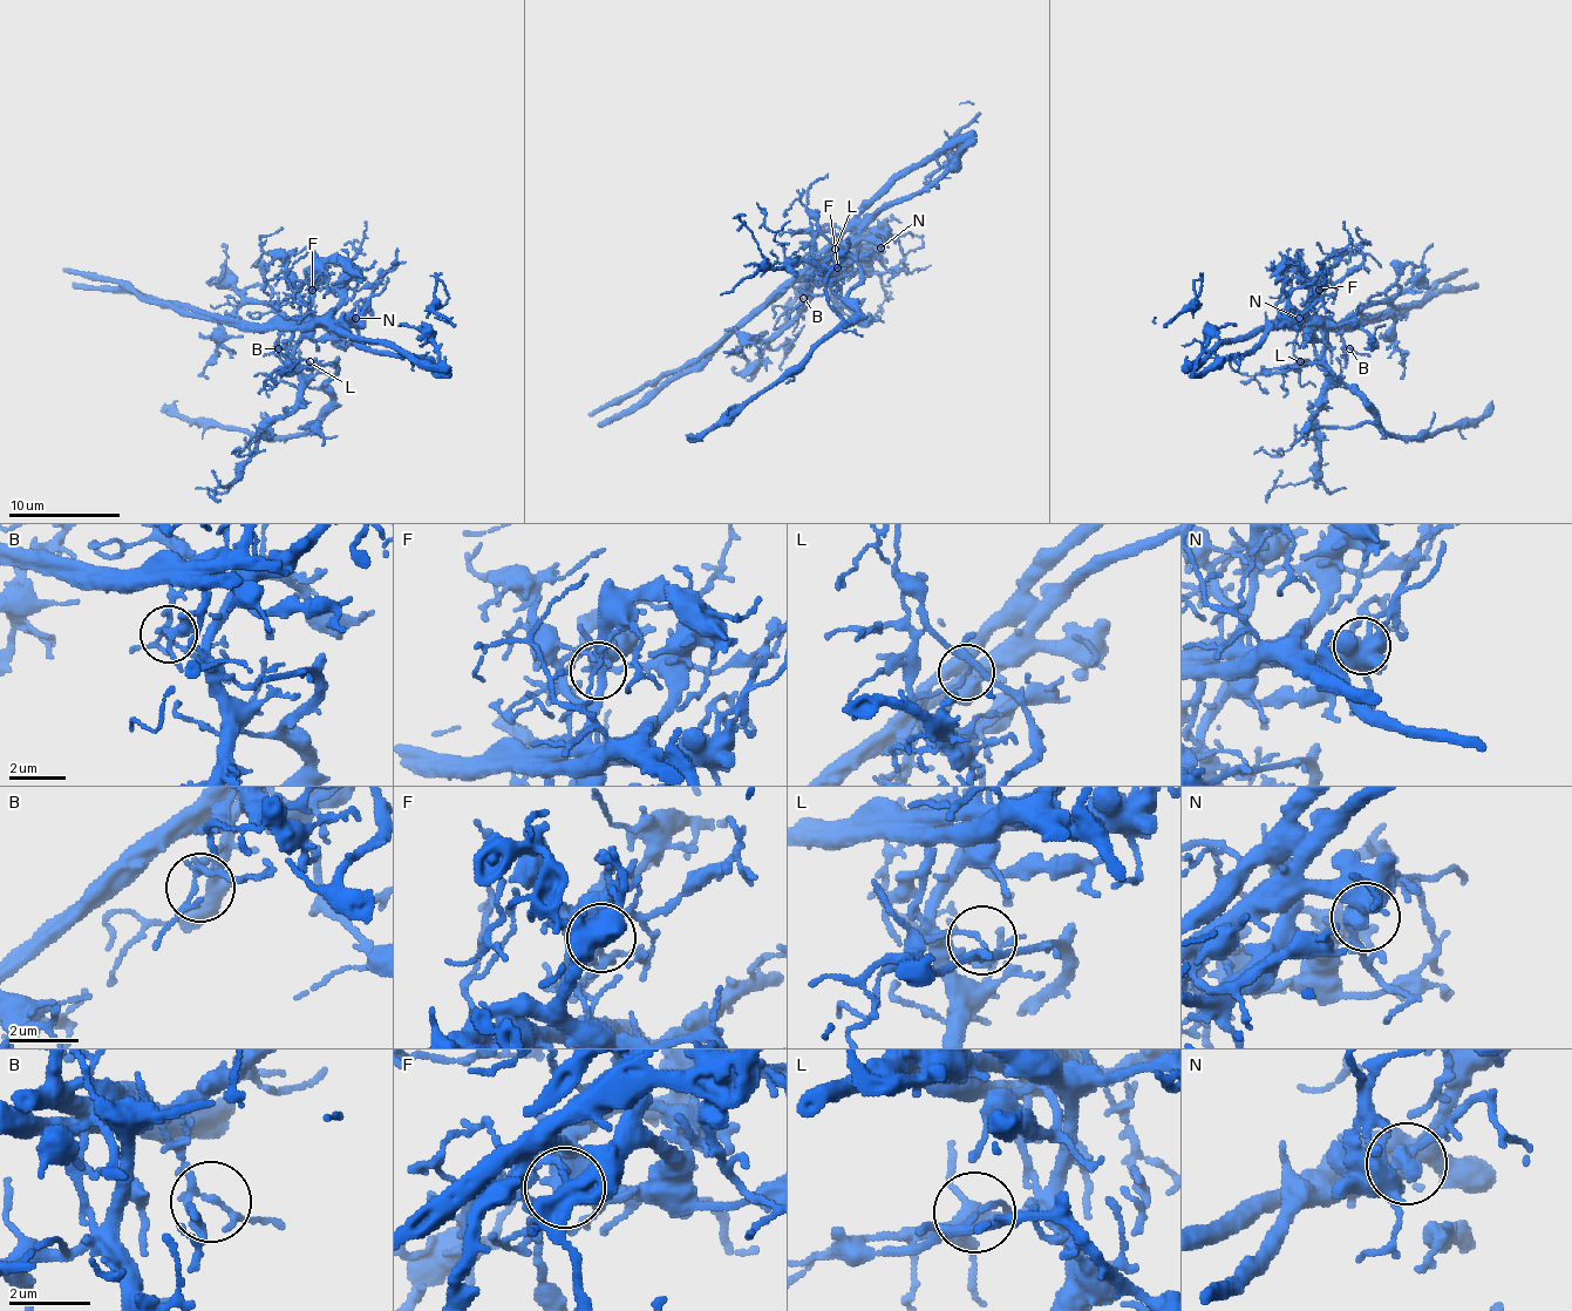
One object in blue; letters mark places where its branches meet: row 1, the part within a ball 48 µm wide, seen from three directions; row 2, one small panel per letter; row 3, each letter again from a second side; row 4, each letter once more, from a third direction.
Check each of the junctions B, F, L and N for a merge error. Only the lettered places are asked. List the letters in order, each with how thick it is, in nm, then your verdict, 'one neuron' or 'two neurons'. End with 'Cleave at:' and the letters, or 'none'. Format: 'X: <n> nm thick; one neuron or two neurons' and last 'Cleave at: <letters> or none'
B: 140 nm thick; one neuron
F: 360 nm thick; two neurons
L: 150 nm thick; two neurons
N: 440 nm thick; one neuron
Cleave at: F, L

